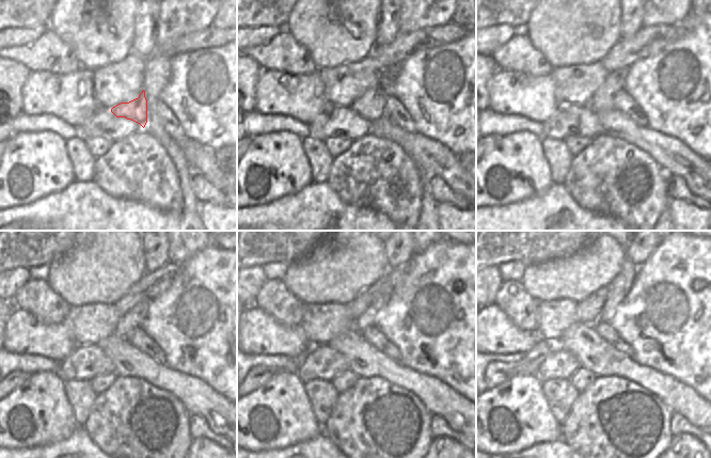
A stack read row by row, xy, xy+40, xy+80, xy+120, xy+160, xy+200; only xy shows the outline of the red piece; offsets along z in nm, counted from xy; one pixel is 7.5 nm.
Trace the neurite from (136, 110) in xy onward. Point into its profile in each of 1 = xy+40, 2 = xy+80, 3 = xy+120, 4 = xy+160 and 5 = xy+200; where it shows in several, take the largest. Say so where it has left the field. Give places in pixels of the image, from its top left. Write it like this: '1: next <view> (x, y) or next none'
1: next xy+40 (370, 106)
2: next xy+80 (602, 100)
3: next xy+120 (131, 319)
4: next xy+160 (366, 319)
5: next xy+200 (618, 288)

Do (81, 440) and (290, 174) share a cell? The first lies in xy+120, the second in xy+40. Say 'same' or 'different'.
different

